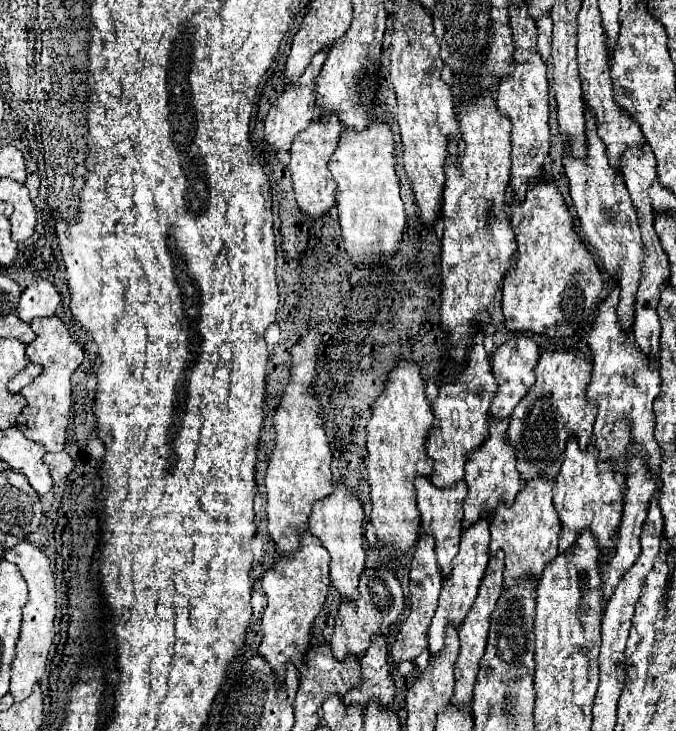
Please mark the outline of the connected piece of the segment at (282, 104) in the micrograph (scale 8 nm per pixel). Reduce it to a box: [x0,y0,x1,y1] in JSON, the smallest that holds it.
[265,48,329,152]

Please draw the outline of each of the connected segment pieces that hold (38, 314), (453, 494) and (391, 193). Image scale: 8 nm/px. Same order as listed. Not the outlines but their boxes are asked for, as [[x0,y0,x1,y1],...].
[[17,280,61,322],[415,476,467,576],[329,120,405,264]]

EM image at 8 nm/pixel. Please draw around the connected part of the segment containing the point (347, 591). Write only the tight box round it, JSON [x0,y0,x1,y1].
[309,482,365,600]

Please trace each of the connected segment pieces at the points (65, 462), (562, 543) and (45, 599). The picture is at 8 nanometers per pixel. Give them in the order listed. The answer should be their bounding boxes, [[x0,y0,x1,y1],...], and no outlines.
[[43,452,75,482],[553,438,623,558],[5,542,57,702]]

